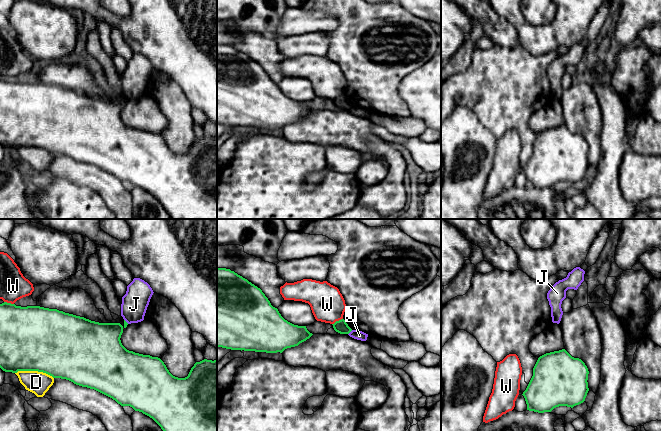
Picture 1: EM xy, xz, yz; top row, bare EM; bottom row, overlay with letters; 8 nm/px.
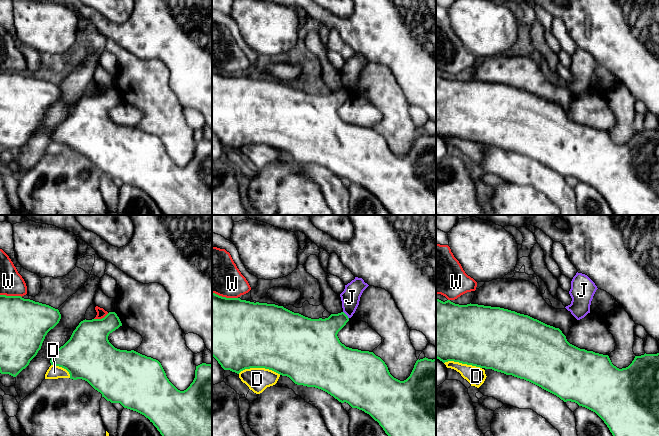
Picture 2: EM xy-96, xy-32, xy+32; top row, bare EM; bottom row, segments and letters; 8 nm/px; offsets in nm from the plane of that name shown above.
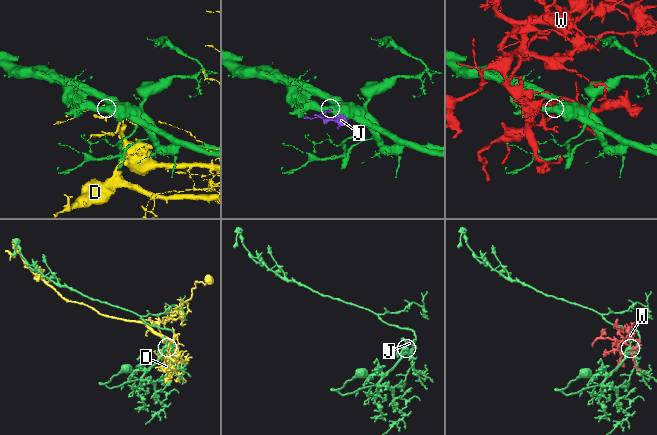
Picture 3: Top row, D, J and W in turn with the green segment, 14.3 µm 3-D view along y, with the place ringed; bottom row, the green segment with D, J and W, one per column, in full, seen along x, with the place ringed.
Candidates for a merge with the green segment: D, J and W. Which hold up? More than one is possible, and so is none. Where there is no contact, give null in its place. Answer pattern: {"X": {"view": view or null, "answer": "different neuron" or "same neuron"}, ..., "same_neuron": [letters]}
{"D": {"view": "xy", "answer": "different neuron"}, "J": {"view": "xz", "answer": "different neuron"}, "W": {"view": "xz", "answer": "different neuron"}, "same_neuron": []}

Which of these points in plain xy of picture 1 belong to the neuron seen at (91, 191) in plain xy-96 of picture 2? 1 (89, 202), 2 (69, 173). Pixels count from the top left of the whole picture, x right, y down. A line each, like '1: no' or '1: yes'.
1: yes
2: no

